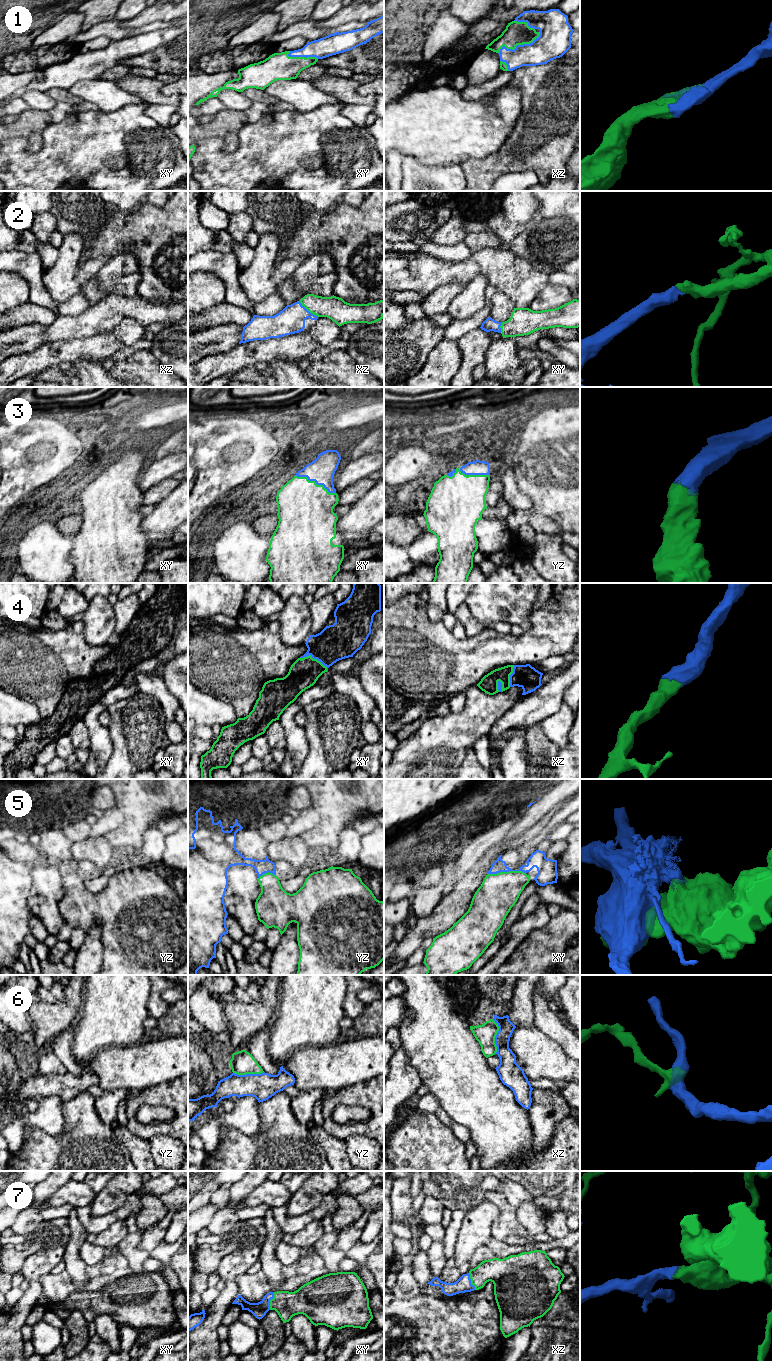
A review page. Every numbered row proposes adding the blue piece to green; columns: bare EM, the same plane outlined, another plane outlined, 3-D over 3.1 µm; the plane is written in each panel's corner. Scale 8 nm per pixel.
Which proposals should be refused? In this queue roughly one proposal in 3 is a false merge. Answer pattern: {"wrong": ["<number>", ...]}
{"wrong": ["5", "6"]}

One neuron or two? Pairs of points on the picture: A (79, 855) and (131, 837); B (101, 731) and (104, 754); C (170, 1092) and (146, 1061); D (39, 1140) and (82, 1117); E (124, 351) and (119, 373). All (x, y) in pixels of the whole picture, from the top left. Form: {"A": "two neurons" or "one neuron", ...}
{"A": "two neurons", "B": "one neuron", "C": "two neurons", "D": "one neuron", "E": "two neurons"}

